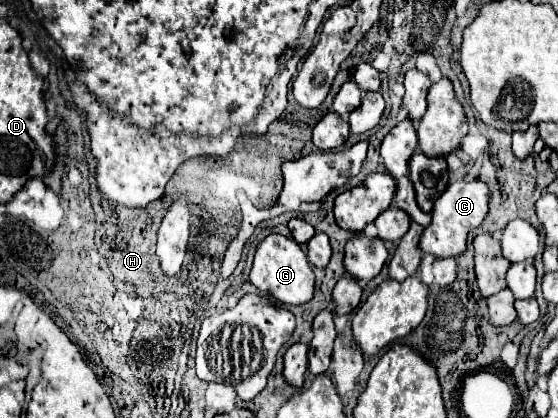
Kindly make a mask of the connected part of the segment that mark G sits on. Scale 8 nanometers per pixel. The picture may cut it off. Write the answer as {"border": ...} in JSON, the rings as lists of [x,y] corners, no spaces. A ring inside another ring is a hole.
{"border":[[[269,234],[257,246],[249,280],[261,292],[271,294],[279,302],[285,302],[285,304],[305,304],[305,302],[309,302],[313,298],[313,284],[315,284],[313,270],[311,270],[309,262],[307,262],[305,252],[301,250],[301,246],[289,236]]]}

